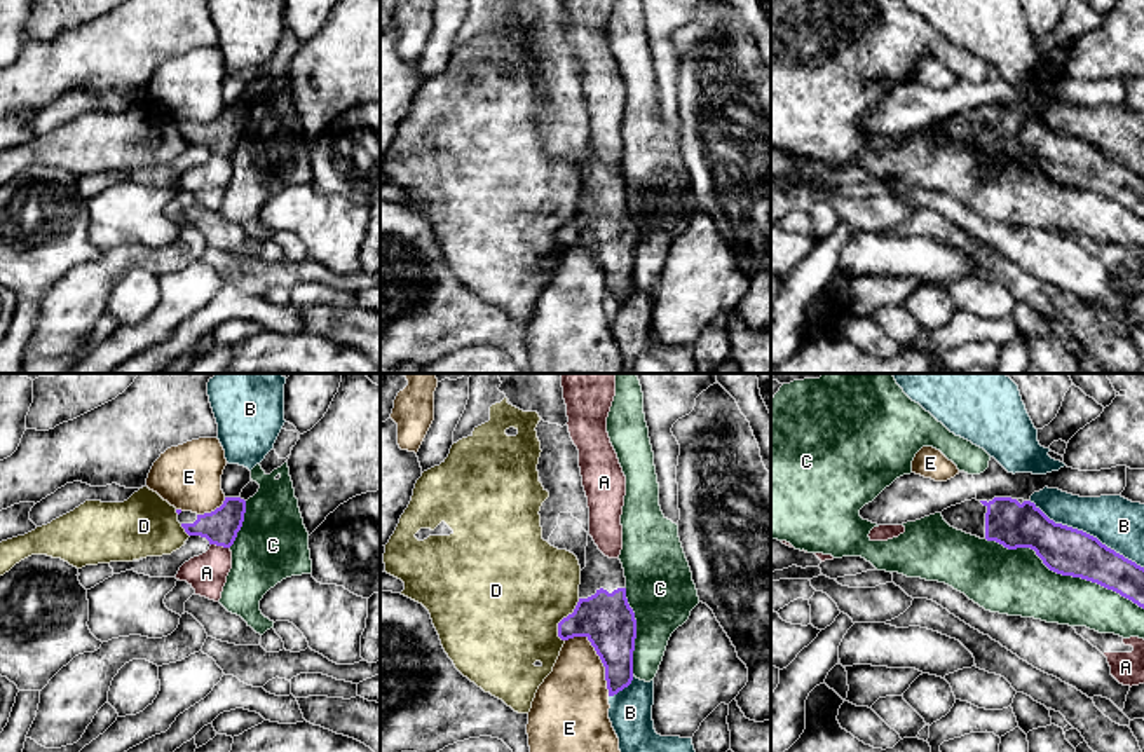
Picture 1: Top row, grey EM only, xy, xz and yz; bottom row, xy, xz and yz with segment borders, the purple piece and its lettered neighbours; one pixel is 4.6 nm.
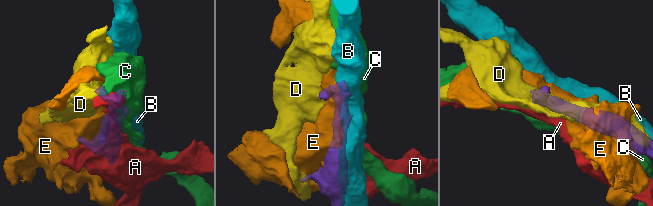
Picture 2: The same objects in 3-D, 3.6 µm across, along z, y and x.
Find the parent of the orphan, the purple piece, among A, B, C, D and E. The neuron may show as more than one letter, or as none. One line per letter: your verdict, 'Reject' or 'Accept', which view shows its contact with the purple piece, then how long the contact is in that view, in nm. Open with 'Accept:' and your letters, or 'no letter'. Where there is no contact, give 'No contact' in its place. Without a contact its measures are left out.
Accept: no letter
A: Reject. Touches purple in xy. Shared border 90 nm
B: Reject. Touches purple in yz. Shared border 600 nm
C: Reject. Touches purple in yz. Shared border 800 nm
D: Reject. Touches purple in xz. Shared border 220 nm
E: Reject. Touches purple in xz. Shared border 340 nm

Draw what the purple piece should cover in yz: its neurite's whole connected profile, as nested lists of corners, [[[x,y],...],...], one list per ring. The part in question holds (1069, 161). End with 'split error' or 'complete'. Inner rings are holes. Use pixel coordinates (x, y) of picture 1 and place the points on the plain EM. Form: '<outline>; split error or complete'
[[[971,108],[942,126],[954,138],[1008,159],[1031,157],[1050,180],[1097,192],[1144,218],[1144,176],[1083,140],[1055,133],[1031,110]]]; split error

